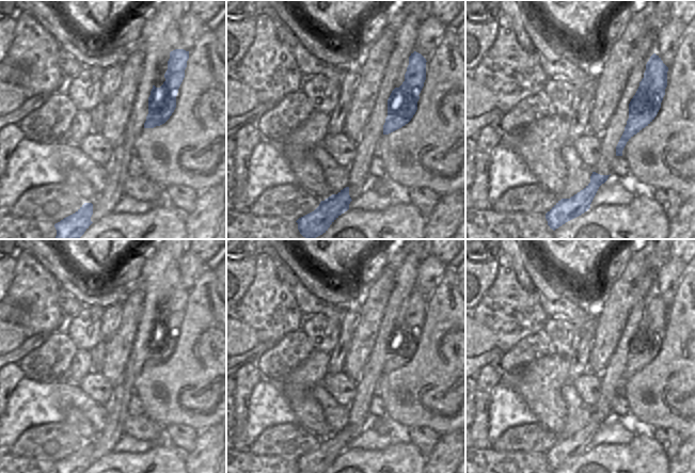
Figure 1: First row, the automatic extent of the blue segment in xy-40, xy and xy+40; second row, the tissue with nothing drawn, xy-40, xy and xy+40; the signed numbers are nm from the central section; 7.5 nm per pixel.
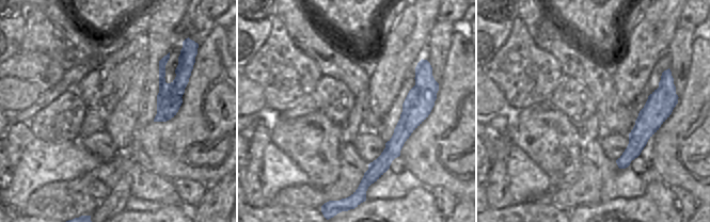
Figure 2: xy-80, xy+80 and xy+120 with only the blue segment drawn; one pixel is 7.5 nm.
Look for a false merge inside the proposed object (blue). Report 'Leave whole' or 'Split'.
Leave whole.

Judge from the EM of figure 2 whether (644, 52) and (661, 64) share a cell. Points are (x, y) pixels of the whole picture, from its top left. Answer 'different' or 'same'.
different

